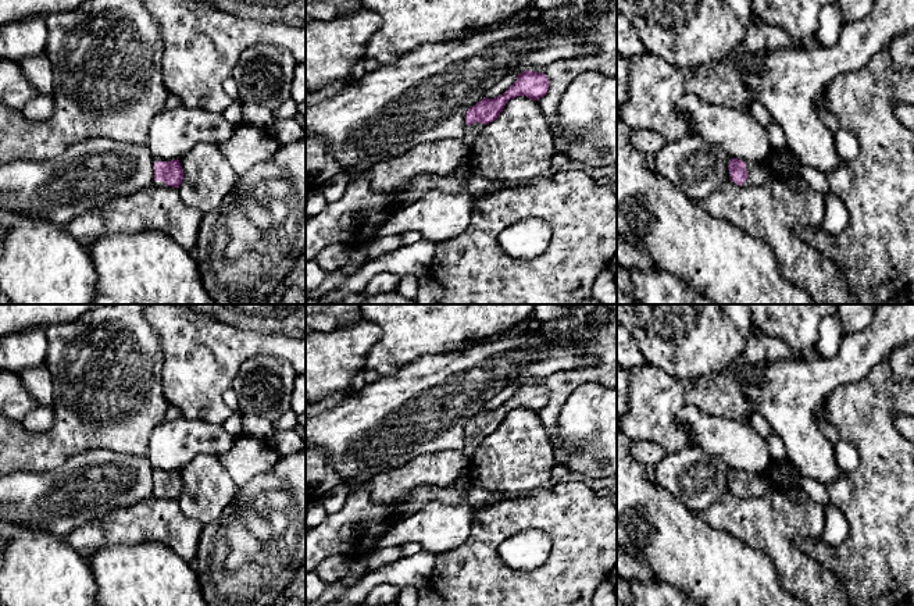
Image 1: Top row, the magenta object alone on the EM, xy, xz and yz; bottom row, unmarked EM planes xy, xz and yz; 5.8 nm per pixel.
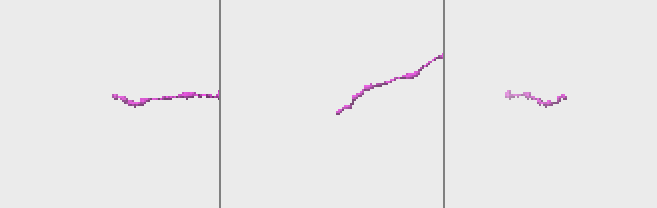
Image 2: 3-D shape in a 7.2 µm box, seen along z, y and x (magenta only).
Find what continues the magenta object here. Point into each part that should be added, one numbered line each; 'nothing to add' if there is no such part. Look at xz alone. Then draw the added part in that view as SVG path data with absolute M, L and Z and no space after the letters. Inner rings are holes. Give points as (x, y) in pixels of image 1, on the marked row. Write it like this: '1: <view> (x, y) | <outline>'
1: xz (442, 157) | M479 122L465 125L464 136L460 139L446 138L418 145L407 153L381 160L369 168L372 189L376 193L394 193L424 172L439 177L453 174L470 153L483 126Z

